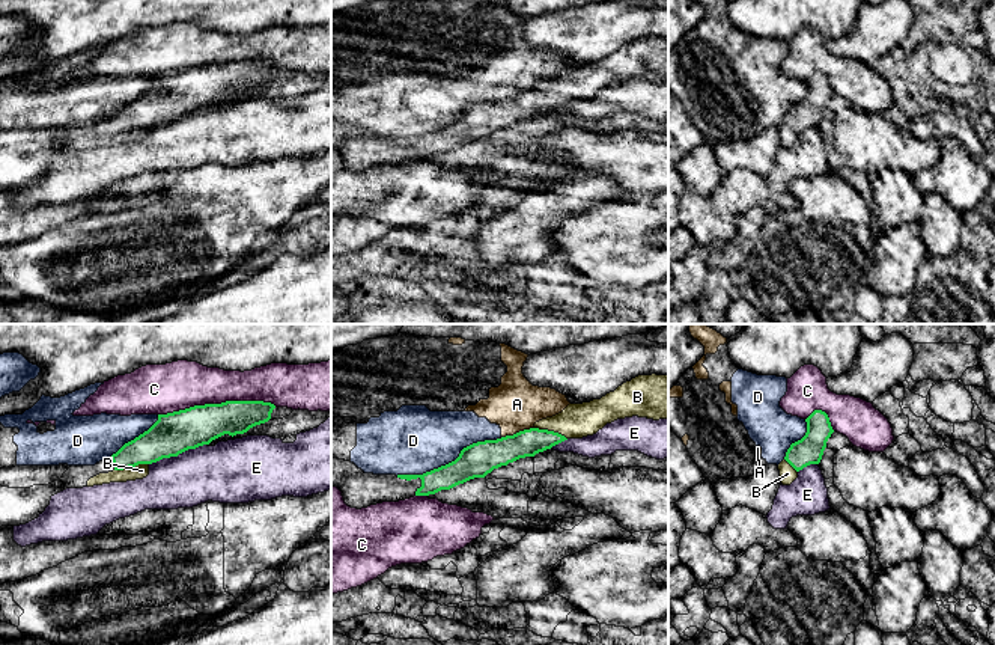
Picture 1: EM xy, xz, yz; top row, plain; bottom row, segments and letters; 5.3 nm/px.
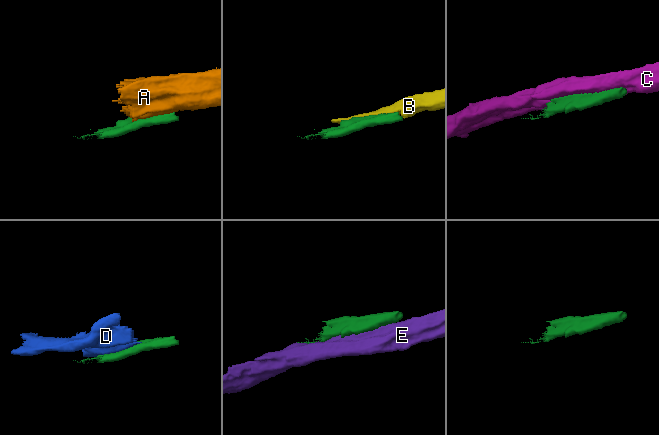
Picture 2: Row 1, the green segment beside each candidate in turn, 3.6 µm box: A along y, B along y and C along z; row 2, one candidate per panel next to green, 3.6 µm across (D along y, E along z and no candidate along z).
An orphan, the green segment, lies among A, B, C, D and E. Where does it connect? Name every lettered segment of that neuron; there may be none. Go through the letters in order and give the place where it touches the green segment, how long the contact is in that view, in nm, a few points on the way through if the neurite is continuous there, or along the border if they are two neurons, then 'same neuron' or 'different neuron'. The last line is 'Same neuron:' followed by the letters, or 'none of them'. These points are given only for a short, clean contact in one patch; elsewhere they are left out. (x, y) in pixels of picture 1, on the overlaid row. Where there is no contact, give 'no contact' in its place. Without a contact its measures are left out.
A: contact xz (517, 433); length 180 nm; different neuron
B: contact xy (131, 466); length 190 nm; same neuron
C: contact xy (217, 404); length 650 nm; different neuron
D: contact xz (449, 463); length 600 nm; different neuron
E: contact xy (178, 454); length 340 nm; different neuron
Same neuron: B

